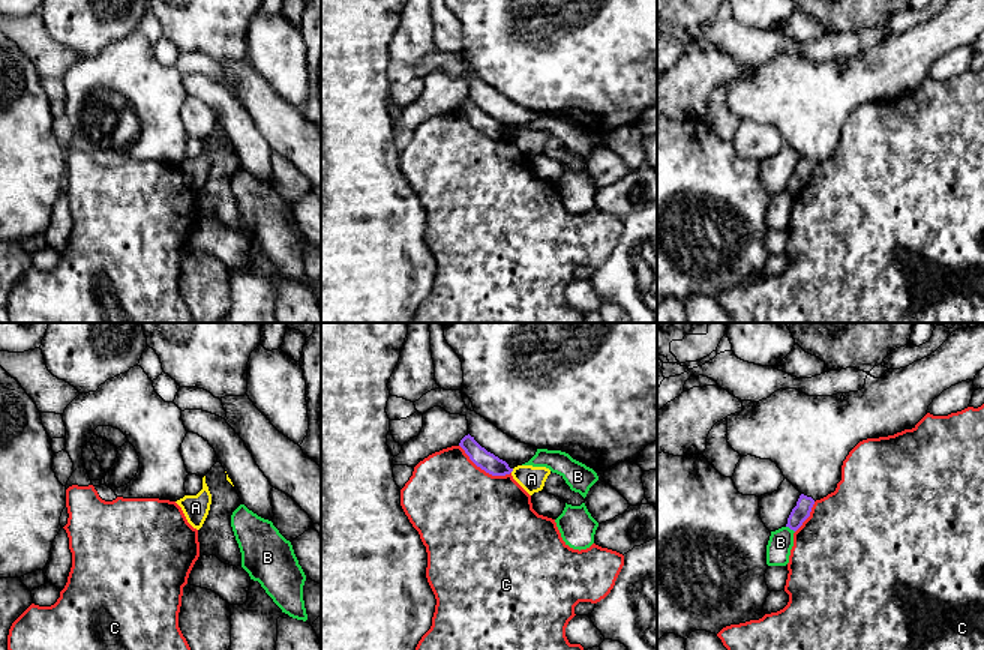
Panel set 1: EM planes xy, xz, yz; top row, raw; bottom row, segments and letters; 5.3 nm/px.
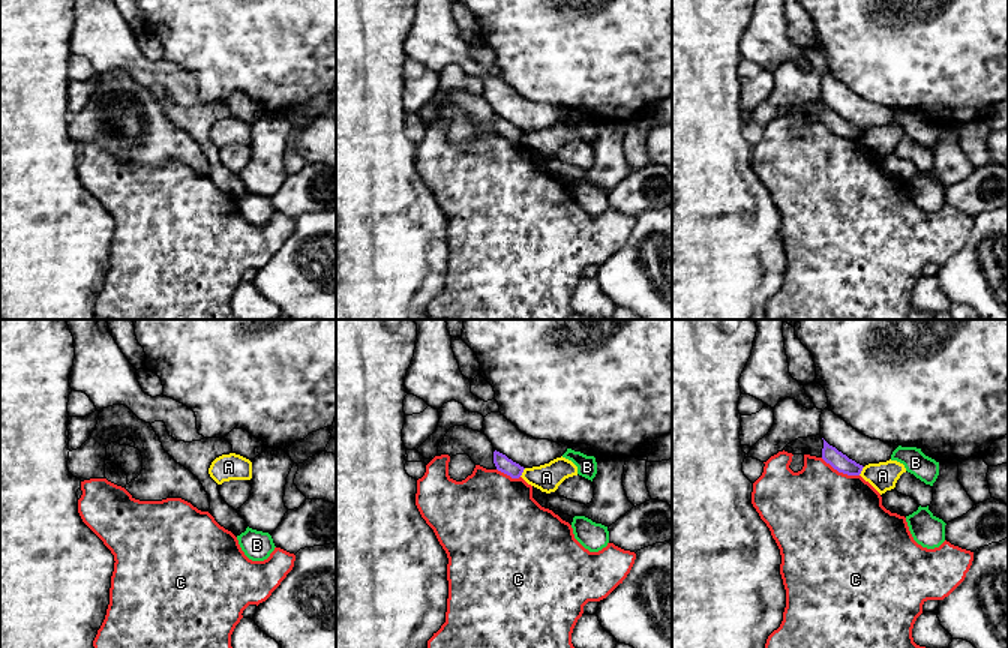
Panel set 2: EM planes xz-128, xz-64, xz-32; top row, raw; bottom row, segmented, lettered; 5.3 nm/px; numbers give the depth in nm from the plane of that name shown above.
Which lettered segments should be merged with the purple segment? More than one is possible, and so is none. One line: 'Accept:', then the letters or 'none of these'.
Accept: none of these

